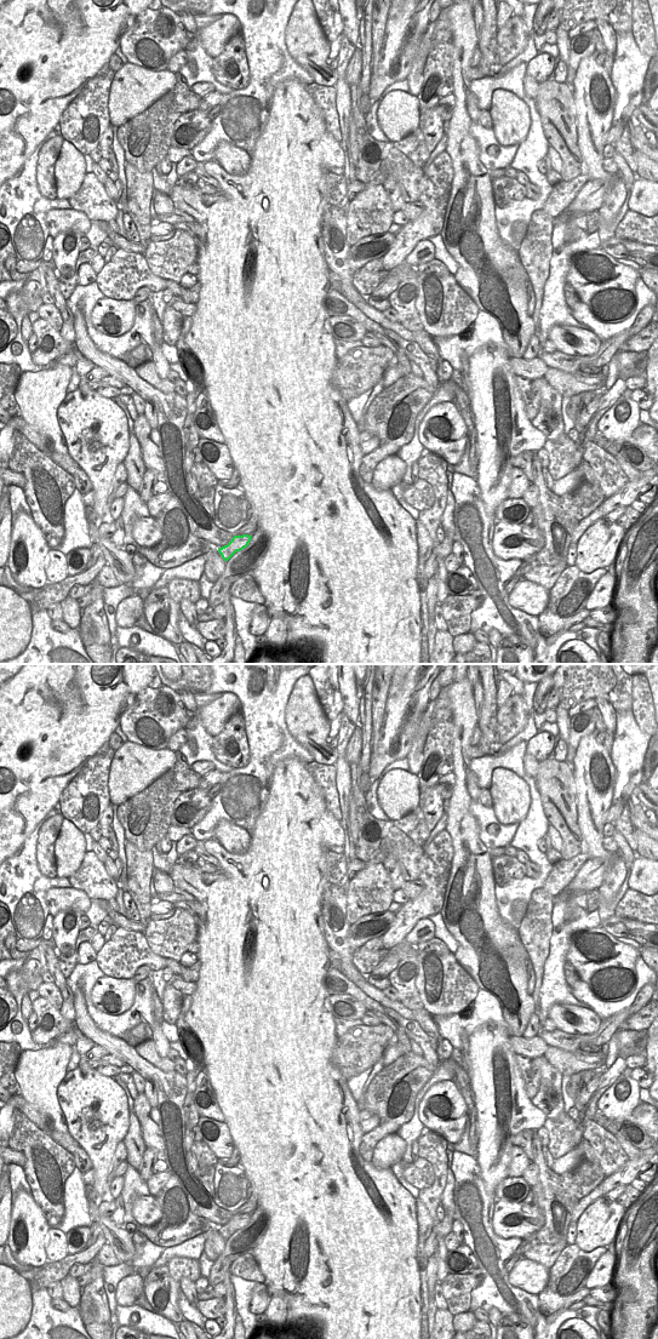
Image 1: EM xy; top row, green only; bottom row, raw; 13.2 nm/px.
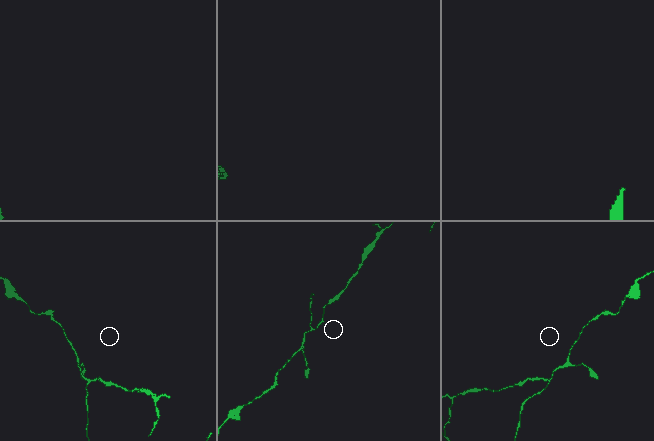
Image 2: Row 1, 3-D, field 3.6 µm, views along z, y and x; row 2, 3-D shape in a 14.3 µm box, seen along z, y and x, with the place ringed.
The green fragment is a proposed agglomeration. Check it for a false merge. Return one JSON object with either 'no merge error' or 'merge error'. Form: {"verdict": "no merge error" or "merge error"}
{"verdict": "merge error"}

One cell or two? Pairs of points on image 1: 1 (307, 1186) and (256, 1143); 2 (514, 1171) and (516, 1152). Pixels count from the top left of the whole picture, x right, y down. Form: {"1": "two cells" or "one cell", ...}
{"1": "one cell", "2": "one cell"}

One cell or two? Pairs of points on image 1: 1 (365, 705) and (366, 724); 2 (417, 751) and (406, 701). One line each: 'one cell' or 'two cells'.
1: one cell
2: two cells

